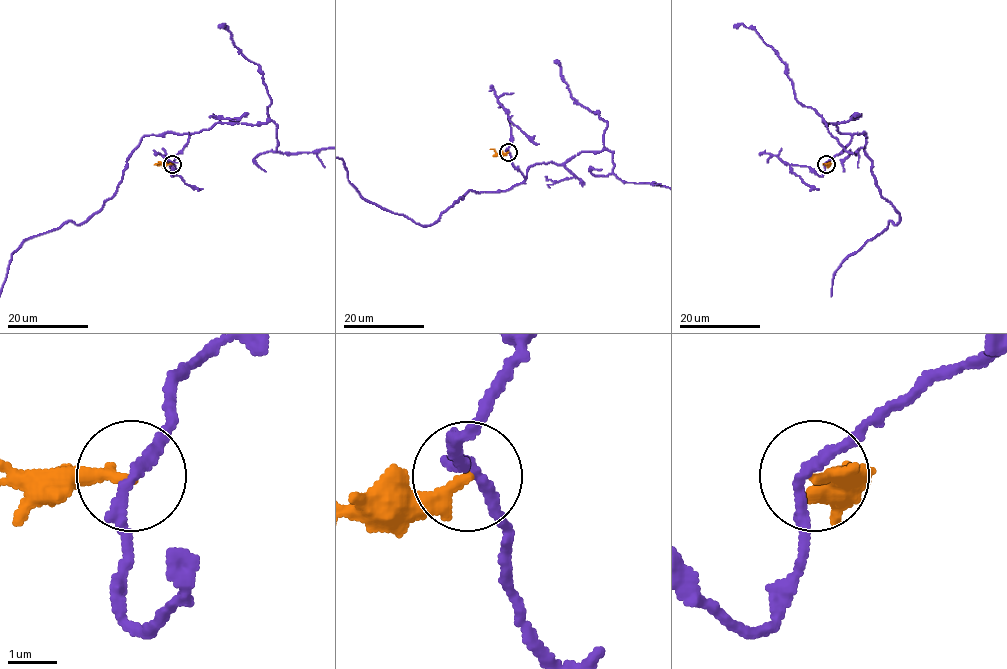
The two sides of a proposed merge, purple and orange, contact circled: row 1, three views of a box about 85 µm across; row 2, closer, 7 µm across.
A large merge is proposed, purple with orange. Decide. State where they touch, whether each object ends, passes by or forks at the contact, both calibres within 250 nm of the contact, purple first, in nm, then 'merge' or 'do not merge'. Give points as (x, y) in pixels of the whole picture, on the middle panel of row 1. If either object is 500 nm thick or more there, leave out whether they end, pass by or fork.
place (508, 152); purple passes by; orange ends; calibres 200 and 280 nm; do not merge

